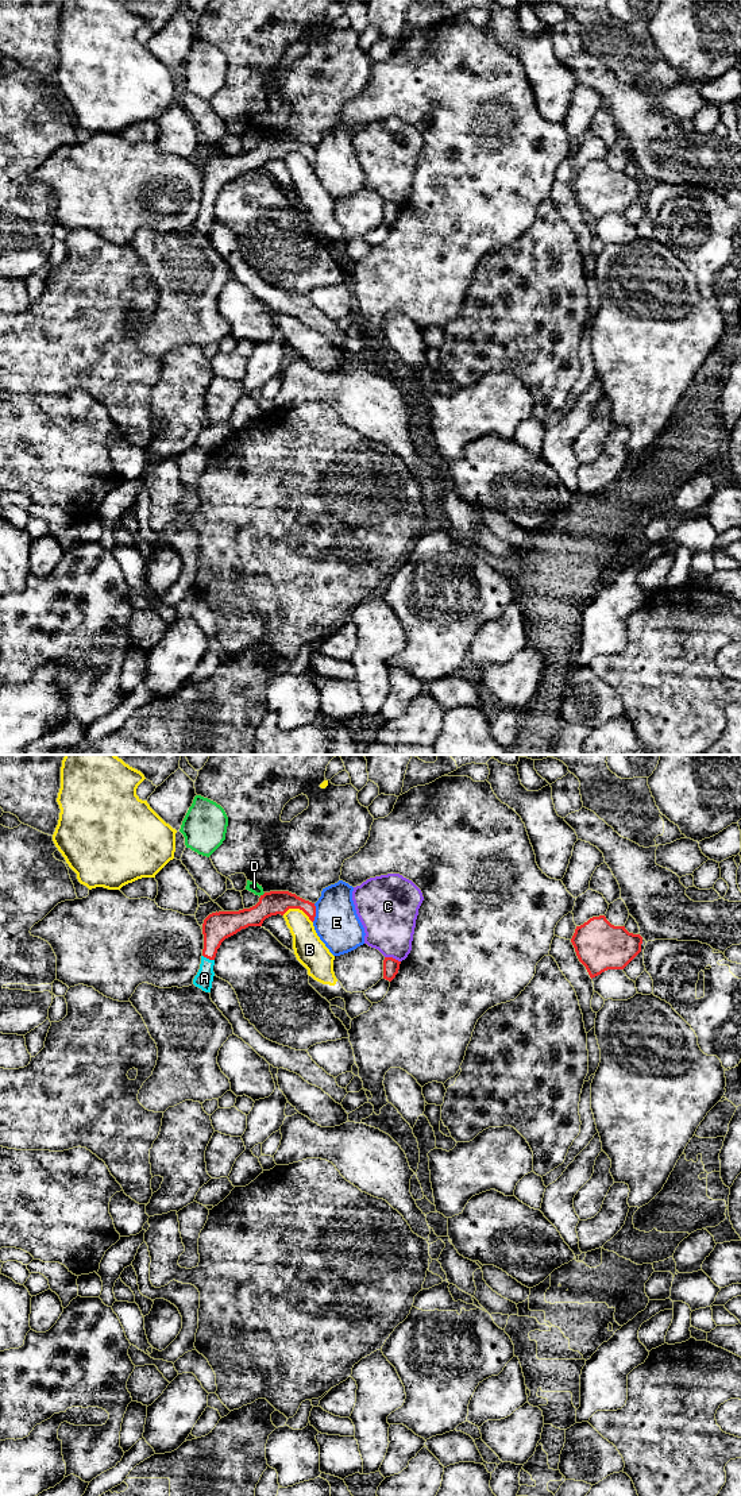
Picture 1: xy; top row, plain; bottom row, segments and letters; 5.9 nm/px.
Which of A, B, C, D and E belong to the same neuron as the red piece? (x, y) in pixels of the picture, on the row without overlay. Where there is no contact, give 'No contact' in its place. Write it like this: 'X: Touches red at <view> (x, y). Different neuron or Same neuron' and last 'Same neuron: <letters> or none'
A: Touches red at xy (208, 201). Same neuron
B: Touches red at xy (298, 151). Different neuron
C: Touches red at xy (392, 201). Different neuron
D: Touches red at xy (263, 138). Different neuron
E: Touches red at xy (315, 157). Different neuron
Same neuron: A

